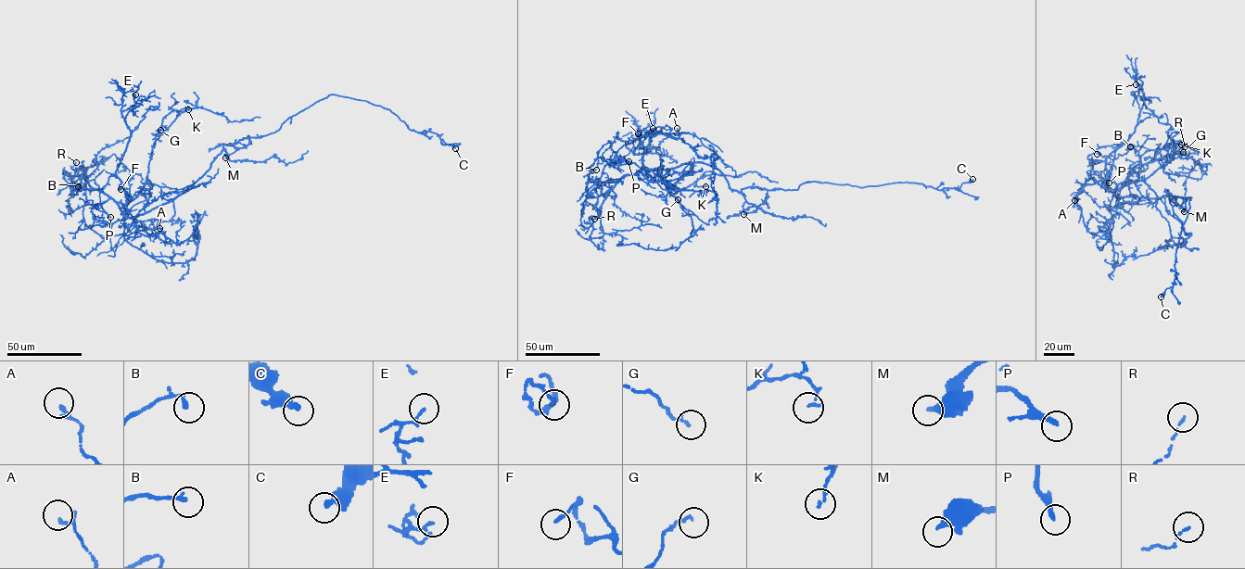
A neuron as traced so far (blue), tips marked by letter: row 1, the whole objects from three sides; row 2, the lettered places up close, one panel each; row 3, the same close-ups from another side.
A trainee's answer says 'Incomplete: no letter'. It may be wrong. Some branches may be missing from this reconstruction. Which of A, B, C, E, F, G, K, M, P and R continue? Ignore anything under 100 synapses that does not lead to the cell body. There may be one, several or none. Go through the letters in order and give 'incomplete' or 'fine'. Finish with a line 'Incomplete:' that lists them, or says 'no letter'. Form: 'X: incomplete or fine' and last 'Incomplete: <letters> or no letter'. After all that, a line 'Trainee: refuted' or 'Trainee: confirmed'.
A: fine
B: fine
C: fine
E: fine
F: fine
G: fine
K: fine
M: fine
P: fine
R: fine
Incomplete: no letter
Trainee: confirmed

